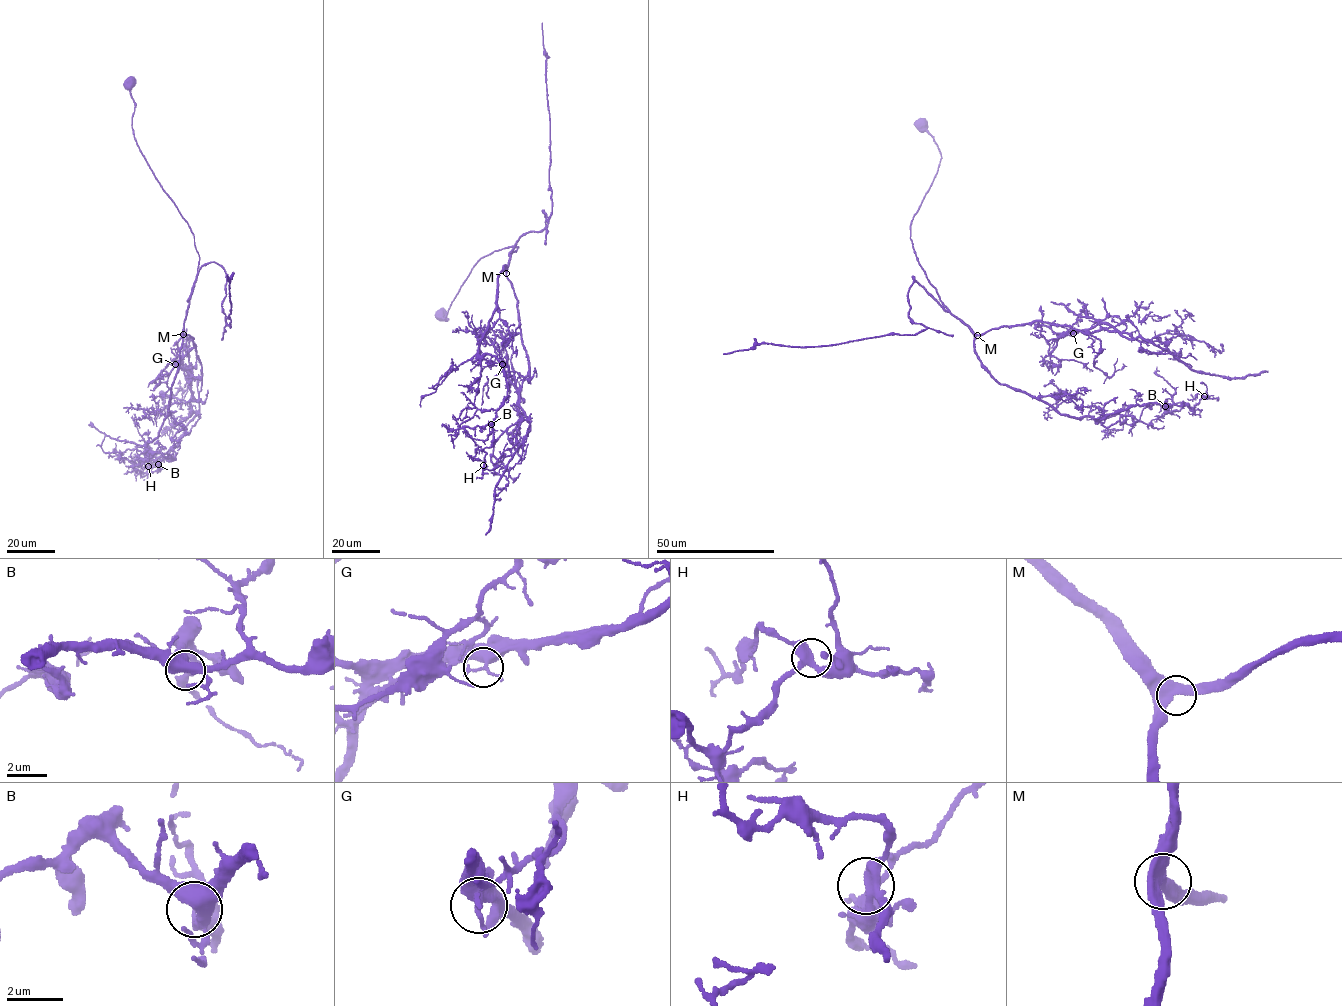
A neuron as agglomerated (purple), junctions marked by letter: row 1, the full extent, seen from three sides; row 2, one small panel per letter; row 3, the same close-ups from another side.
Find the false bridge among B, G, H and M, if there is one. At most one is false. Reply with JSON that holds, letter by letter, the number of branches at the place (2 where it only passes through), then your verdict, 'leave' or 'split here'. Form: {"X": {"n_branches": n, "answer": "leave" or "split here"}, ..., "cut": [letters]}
{"B": {"n_branches": 3, "answer": "leave"}, "G": {"n_branches": 2, "answer": "split here"}, "H": {"n_branches": 3, "answer": "leave"}, "M": {"n_branches": 3, "answer": "leave"}, "cut": ["G"]}

